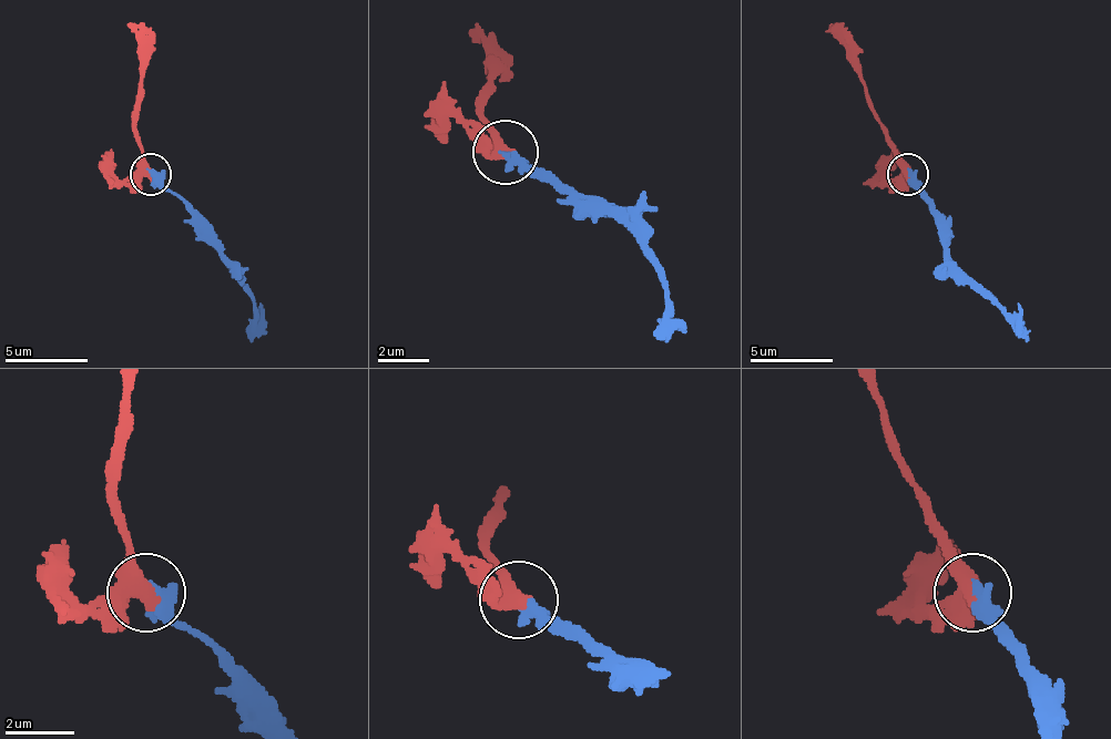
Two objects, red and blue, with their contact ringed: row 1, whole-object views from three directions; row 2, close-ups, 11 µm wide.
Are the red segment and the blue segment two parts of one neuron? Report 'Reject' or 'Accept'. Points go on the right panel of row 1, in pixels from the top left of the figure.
Accept

